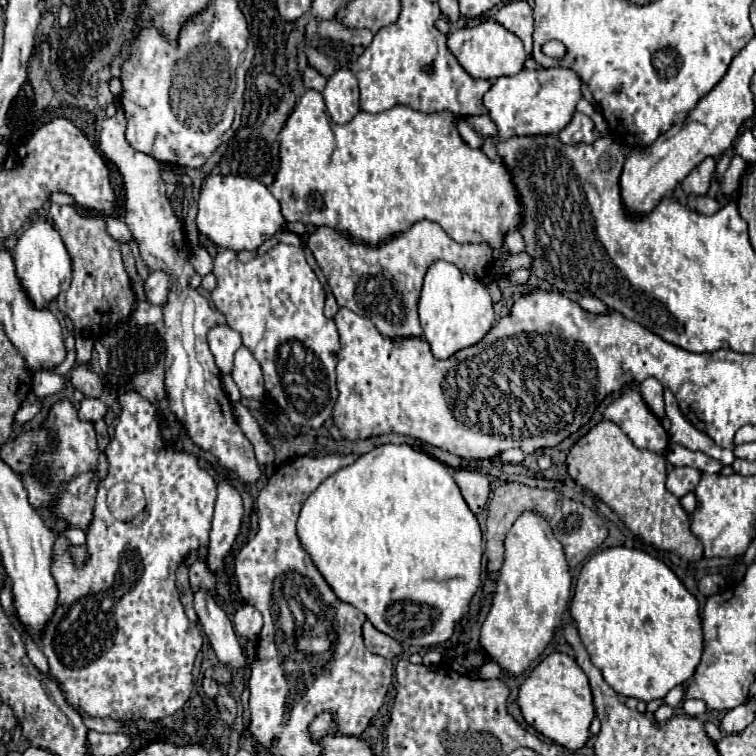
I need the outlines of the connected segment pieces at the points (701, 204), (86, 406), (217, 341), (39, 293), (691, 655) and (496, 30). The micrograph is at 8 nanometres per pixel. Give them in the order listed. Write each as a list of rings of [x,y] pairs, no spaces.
[[[688,196],[688,208],[710,216],[710,214],[718,212],[720,204],[714,198],[710,198],[710,196]]]
[[[84,398],[80,404],[80,410],[78,410],[78,416],[80,416],[80,420],[98,422],[100,418],[104,418],[106,410],[108,410],[106,404],[100,402],[98,398]]]
[[[214,326],[208,332],[208,342],[210,342],[210,350],[216,358],[216,366],[220,368],[220,372],[230,374],[234,354],[242,346],[240,334],[232,330],[230,326]]]
[[[36,220],[22,232],[14,250],[14,268],[22,290],[28,294],[28,300],[36,308],[46,308],[60,292],[68,290],[72,280],[72,260],[68,250],[58,230],[46,220]]]
[[[606,548],[592,556],[576,582],[570,614],[578,626],[580,638],[590,654],[592,664],[602,672],[604,680],[622,696],[636,700],[660,700],[674,686],[688,682],[702,656],[702,626],[698,600],[686,590],[678,576],[658,558],[634,548]]]
[[[486,20],[474,28],[460,28],[452,30],[448,34],[448,50],[456,56],[460,66],[472,76],[472,78],[486,78],[496,80],[500,76],[514,76],[524,68],[526,52],[512,32],[508,32],[504,26],[500,26],[496,20]]]

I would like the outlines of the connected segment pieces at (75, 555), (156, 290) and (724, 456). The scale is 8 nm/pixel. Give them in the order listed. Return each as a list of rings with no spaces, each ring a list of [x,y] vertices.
[[[82,544],[82,546],[70,546],[68,552],[72,554],[72,562],[76,562],[76,566],[84,566],[84,562],[88,560],[88,548],[86,548],[86,544]]]
[[[160,270],[150,272],[144,282],[148,302],[154,306],[160,306],[168,296],[168,284],[170,284],[170,276],[166,272],[160,272]]]
[[[664,390],[664,400],[666,400],[666,416],[672,422],[670,428],[670,443],[682,444],[690,450],[702,450],[704,454],[720,460],[724,466],[730,466],[734,462],[734,452],[724,450],[708,438],[708,434],[700,432],[687,418],[682,416],[678,402],[670,390]]]

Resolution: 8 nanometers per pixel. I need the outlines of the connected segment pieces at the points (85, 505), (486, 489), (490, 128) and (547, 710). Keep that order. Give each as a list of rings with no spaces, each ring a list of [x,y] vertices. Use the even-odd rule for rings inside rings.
[[[96,472],[80,474],[74,480],[70,480],[68,484],[64,484],[60,488],[58,502],[54,508],[58,518],[64,518],[70,524],[70,528],[80,526],[82,530],[86,530],[92,520],[96,486],[98,486]]]
[[[462,468],[462,470],[454,472],[454,480],[460,486],[462,496],[464,496],[466,504],[470,506],[470,510],[474,514],[478,514],[484,508],[484,504],[488,502],[488,496],[490,496],[490,484],[488,484],[486,474]]]
[[[480,114],[480,116],[468,116],[466,118],[466,122],[478,132],[478,134],[482,134],[484,138],[488,138],[488,136],[496,136],[496,126],[494,126],[494,122],[490,120],[490,116],[488,114]]]
[[[562,652],[548,654],[520,686],[518,704],[524,720],[552,742],[574,752],[586,744],[590,736],[588,728],[594,718],[594,704],[588,678],[572,656]]]

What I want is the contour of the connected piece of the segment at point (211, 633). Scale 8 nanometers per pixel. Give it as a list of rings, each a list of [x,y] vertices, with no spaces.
[[[206,590],[194,592],[194,608],[218,660],[226,666],[242,668],[246,664],[246,656],[238,642],[236,630],[226,612],[214,602],[212,592]]]

